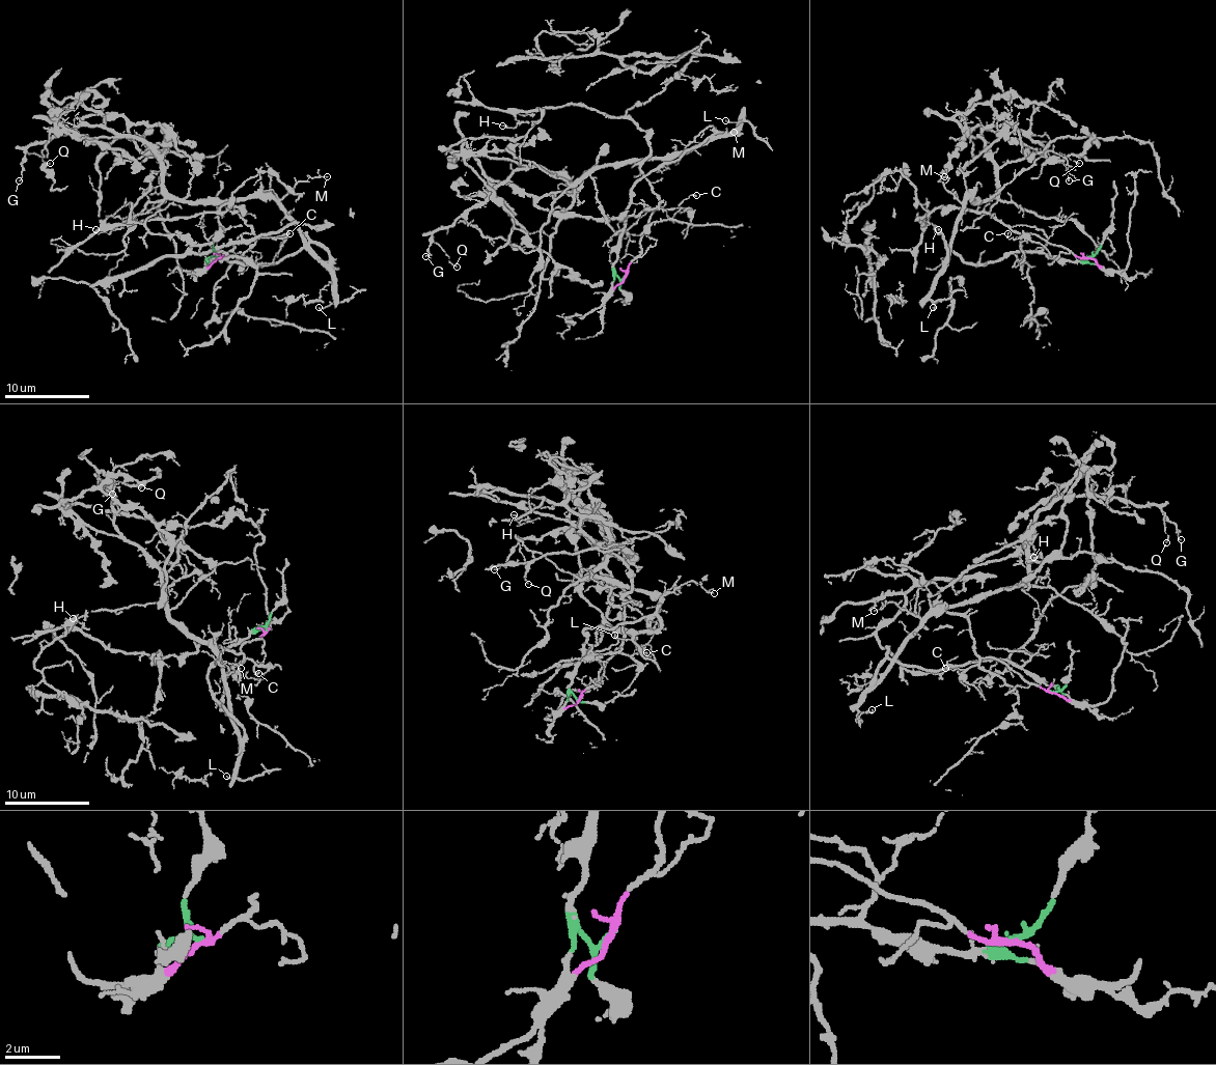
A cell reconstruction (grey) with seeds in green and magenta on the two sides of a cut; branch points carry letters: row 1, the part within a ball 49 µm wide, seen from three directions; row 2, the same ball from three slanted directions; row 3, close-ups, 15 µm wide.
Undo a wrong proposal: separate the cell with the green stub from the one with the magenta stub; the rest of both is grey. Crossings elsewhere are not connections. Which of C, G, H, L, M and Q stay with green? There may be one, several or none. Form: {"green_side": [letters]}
{"green_side": ["G", "L", "M", "Q"]}

